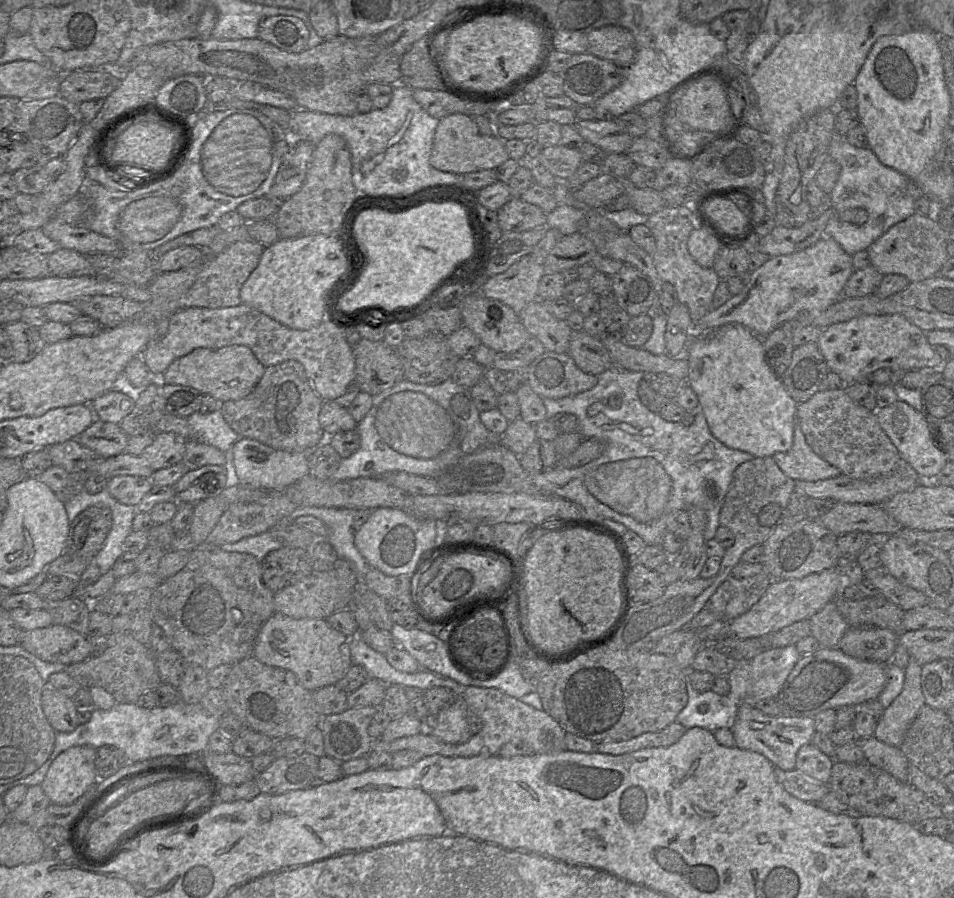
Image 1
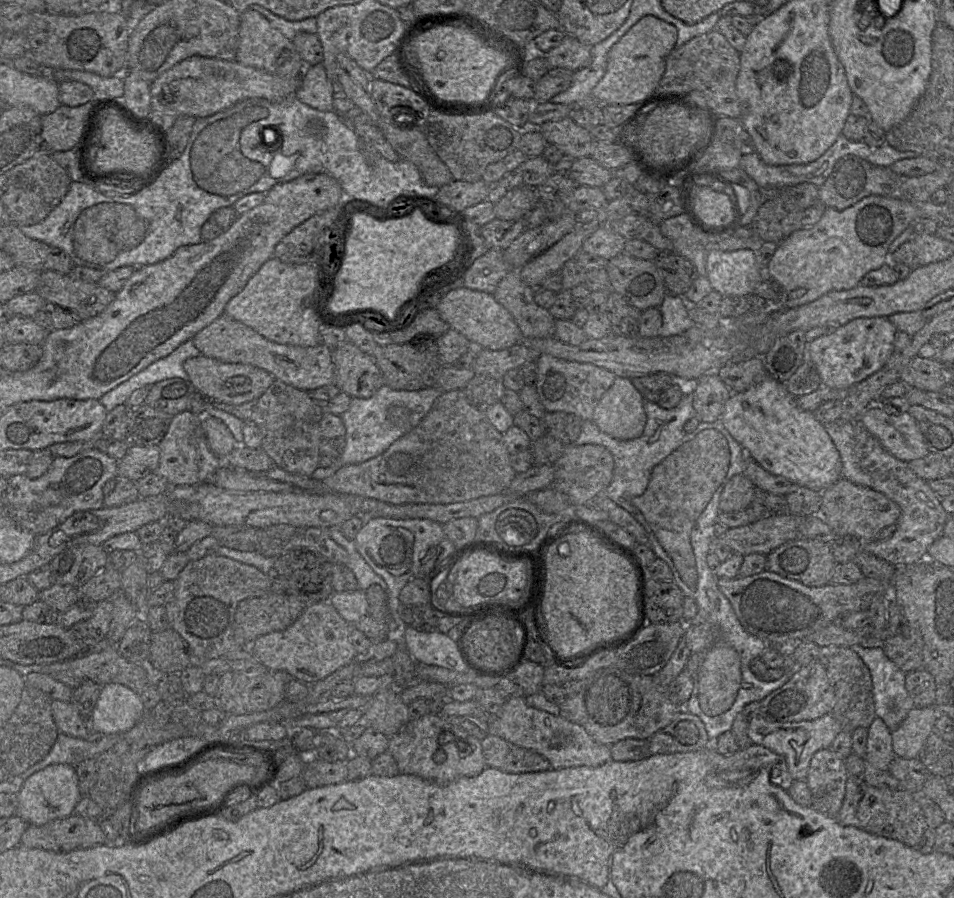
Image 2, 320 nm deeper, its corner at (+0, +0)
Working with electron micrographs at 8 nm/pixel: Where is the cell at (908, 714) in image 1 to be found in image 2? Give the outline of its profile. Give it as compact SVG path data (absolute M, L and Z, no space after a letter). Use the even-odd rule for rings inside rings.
M914 707L901 724L891 732L896 757L915 759L929 734L934 730L938 715L935 707Z

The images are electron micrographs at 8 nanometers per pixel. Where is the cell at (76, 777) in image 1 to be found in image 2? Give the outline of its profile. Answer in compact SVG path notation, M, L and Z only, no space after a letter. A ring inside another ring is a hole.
M53 764L30 776L17 794L18 807L16 815L29 825L43 825L59 818L66 818L74 809L82 795L78 786L75 766Z

